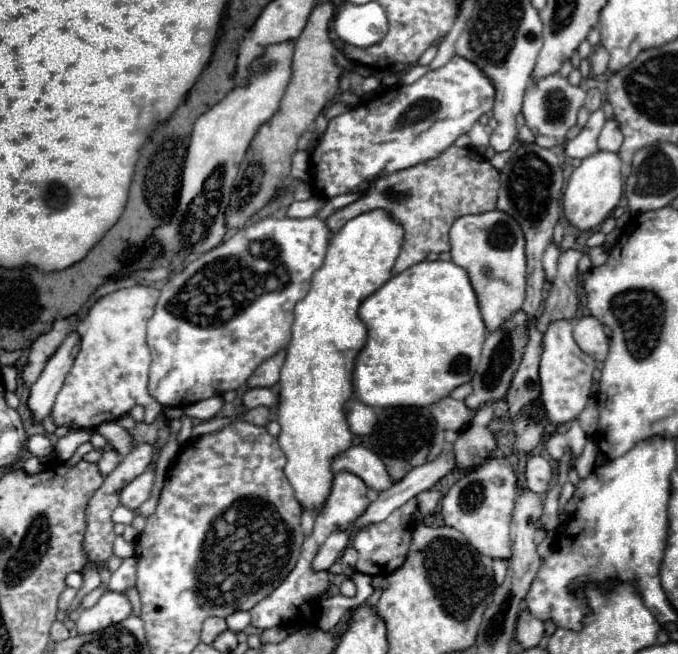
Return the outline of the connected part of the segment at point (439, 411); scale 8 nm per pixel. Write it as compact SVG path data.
M451 396L435 402L431 406L431 414L433 414L435 422L439 424L439 428L443 428L443 430L461 432L465 428L465 424L471 422L471 412L465 406L465 402L453 400Z

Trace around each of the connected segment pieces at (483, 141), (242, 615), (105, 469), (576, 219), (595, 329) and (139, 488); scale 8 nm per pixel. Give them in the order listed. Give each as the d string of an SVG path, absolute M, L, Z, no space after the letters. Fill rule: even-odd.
M479 122L469 130L469 138L473 140L473 146L487 146L489 144L489 134L485 132L485 128Z
M239 610L239 612L233 612L227 618L227 628L233 630L233 632L241 632L241 630L245 630L249 626L249 622L251 622L251 614Z
M107 450L107 452L103 452L103 454L101 454L101 460L97 462L99 472L101 472L103 476L107 476L117 464L119 464L119 454L117 454L115 450Z
M599 150L583 158L581 164L569 176L569 182L563 194L563 212L573 226L581 230L591 230L591 228L597 228L613 212L613 208L621 200L621 194L623 194L623 178L621 178L619 154Z
M583 316L573 324L573 338L577 346L587 352L593 360L603 362L609 352L609 338L605 336L603 324L593 316Z
M145 470L141 476L137 476L133 482L129 482L121 492L121 504L125 504L131 510L139 508L151 494L153 478L155 478L153 470Z

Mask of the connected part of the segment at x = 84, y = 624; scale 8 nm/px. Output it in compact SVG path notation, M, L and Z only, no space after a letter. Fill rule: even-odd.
M105 592L101 600L87 610L81 610L77 620L77 634L99 632L111 624L125 620L131 614L131 602L119 592Z

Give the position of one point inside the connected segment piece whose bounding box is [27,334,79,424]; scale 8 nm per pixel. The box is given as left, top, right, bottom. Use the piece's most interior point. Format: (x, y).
(42, 395)

